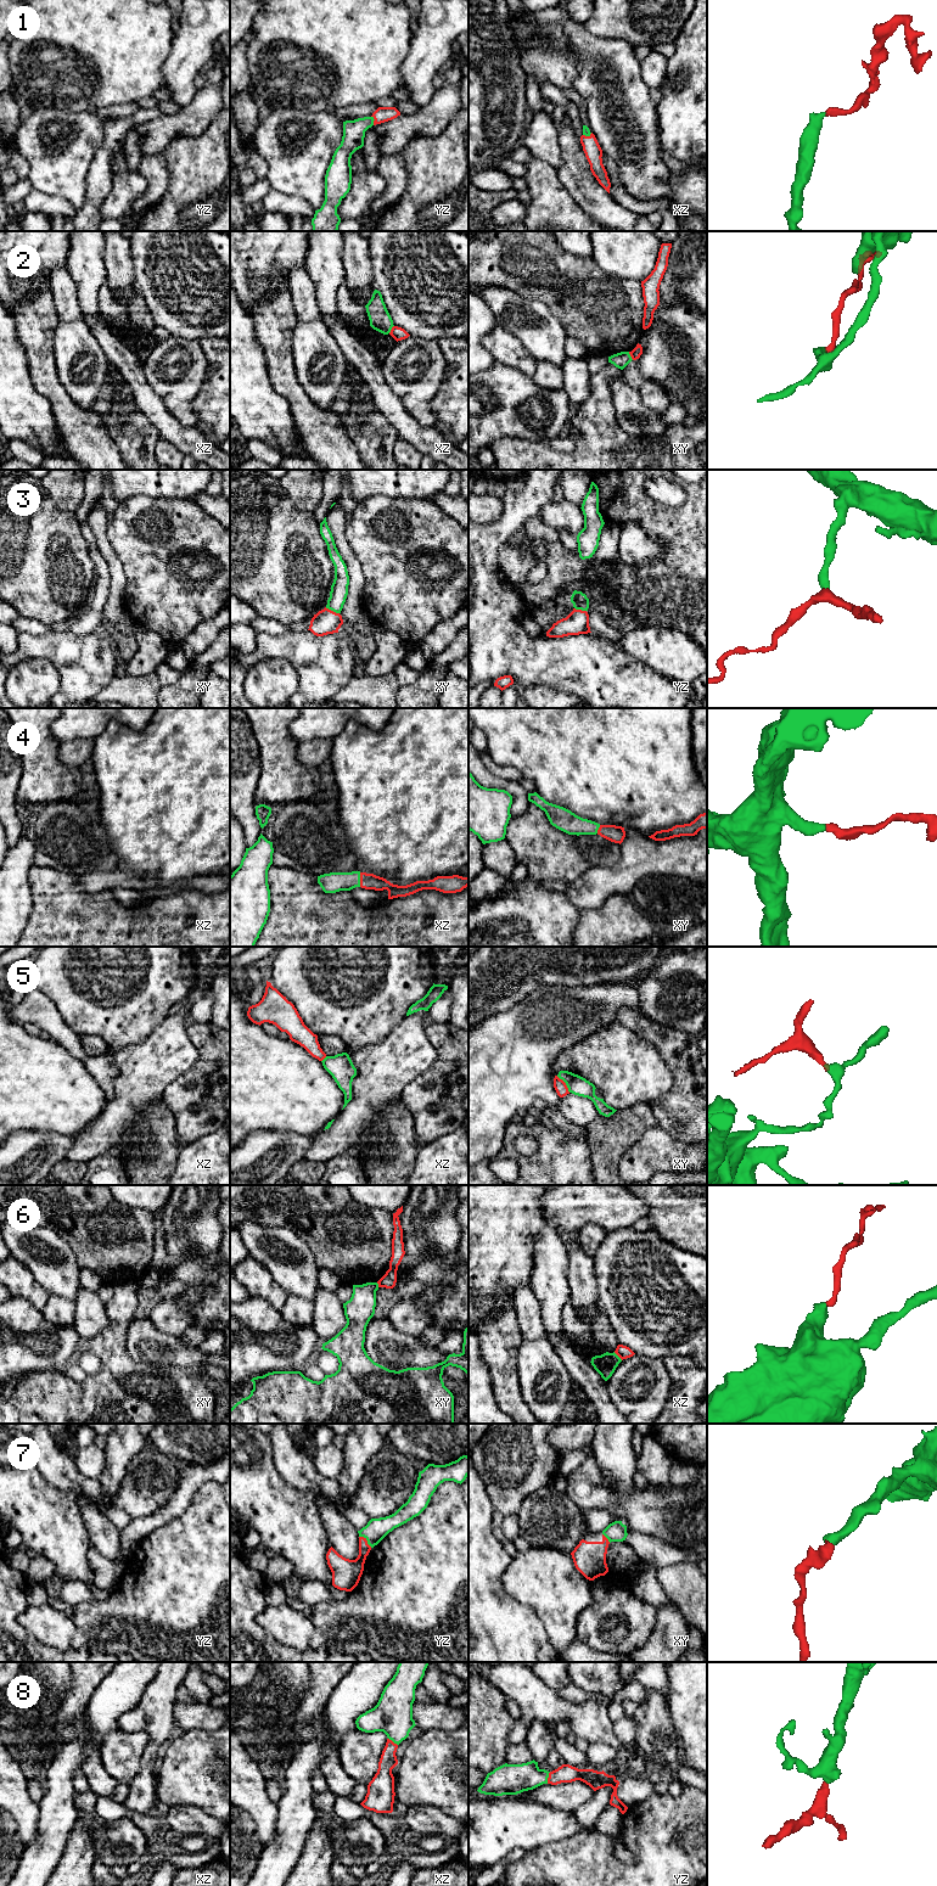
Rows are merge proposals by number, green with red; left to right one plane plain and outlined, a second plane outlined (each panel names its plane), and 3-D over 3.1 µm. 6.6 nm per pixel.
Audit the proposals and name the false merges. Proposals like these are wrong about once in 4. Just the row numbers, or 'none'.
2, 5, 6

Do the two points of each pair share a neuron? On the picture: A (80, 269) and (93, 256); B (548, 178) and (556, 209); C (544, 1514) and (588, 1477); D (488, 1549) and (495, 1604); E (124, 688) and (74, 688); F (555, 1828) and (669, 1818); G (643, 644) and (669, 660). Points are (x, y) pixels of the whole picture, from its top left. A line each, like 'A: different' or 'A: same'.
A: same
B: same
C: different
D: same
E: different
F: different
G: same

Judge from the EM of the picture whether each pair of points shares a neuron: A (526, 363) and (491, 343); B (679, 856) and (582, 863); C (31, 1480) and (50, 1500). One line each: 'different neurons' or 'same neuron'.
A: same neuron
B: different neurons
C: same neuron

